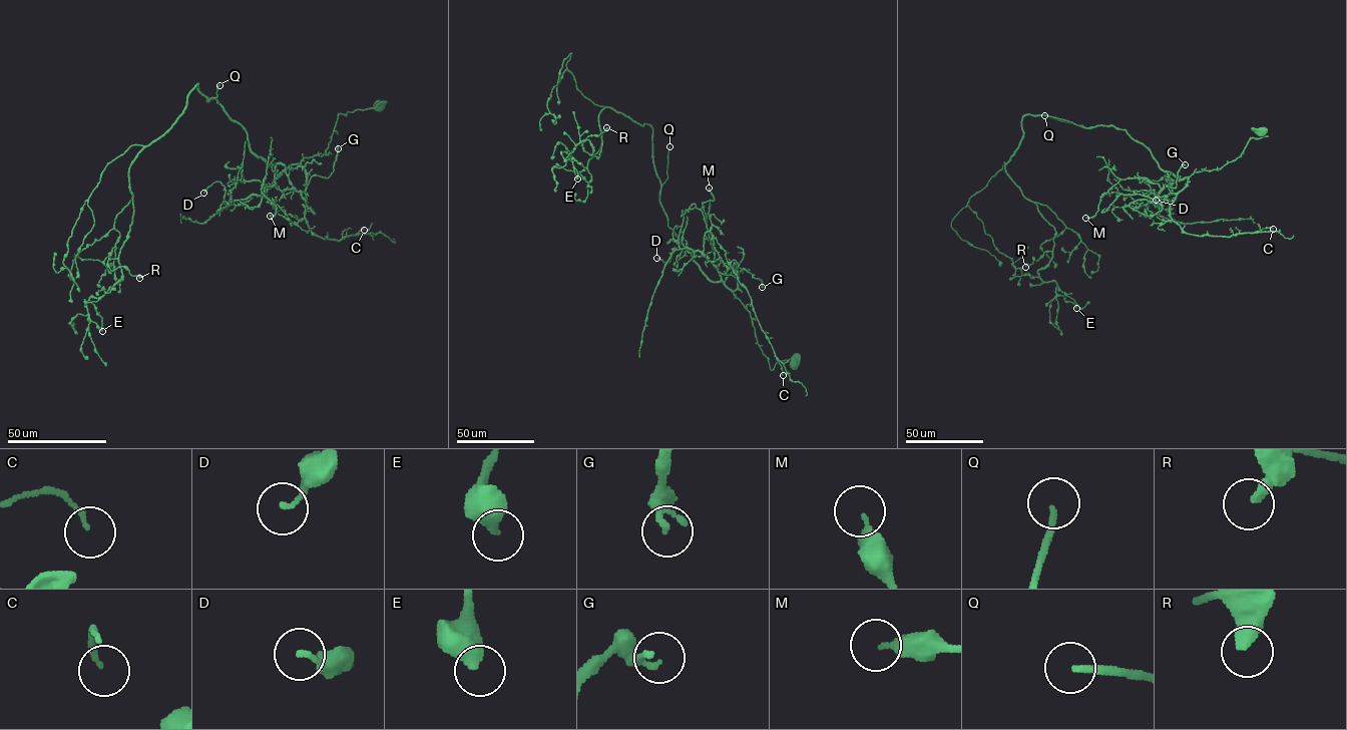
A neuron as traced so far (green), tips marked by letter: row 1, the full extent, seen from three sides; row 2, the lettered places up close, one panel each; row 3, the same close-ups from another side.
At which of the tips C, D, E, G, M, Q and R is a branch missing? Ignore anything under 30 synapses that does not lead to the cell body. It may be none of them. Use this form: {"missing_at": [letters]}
{"missing_at": ["Q"]}

